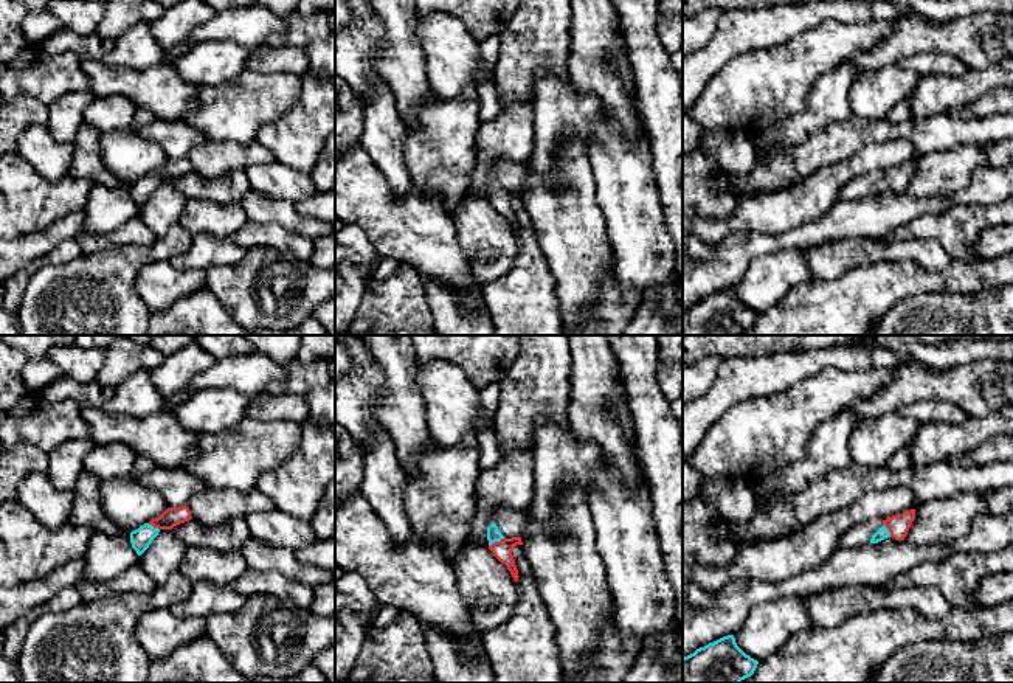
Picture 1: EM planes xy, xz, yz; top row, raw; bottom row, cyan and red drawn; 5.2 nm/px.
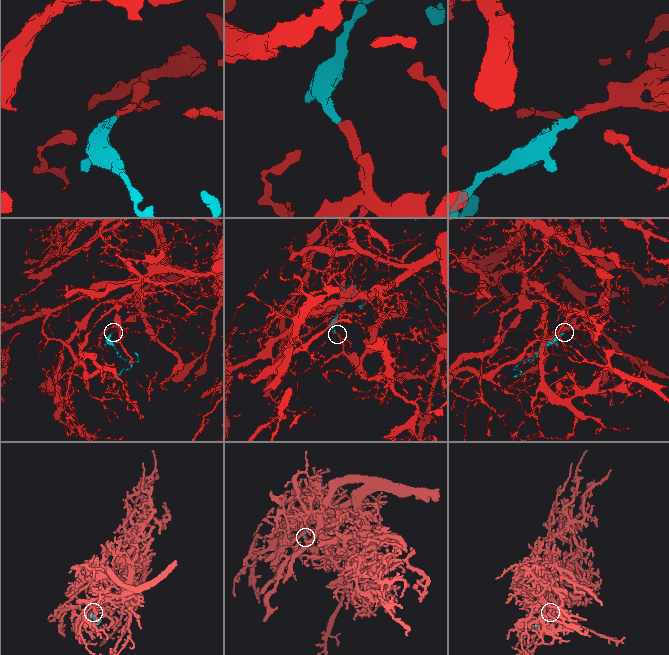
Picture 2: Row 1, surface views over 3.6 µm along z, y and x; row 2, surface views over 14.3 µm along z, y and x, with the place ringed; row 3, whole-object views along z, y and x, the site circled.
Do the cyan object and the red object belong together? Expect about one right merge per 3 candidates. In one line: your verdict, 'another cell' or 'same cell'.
same cell

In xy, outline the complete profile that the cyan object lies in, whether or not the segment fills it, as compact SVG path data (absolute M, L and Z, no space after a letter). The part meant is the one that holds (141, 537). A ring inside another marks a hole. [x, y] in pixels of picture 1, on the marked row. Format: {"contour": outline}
{"contour": "M186 504L182 508L168 508L160 517L130 532L132 548L141 556L161 529L172 529L191 518L191 511Z"}

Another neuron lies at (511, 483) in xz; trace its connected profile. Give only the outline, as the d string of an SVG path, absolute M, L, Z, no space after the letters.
M531 449L503 455L500 463L481 470L475 495L476 512L464 545L487 546L487 528L495 523L498 508L510 508L526 514L534 497L534 453Z

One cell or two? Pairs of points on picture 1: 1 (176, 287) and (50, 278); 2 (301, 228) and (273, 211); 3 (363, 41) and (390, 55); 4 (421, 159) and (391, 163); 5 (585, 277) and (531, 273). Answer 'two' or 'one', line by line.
1: two
2: one
3: two
4: two
5: two

